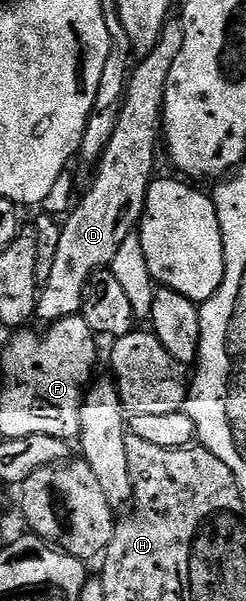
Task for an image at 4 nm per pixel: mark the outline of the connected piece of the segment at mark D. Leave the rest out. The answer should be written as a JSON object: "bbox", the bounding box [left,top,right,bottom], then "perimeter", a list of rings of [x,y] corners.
{"bbox":[36,21,184,325],"perimeter":[[[169,21],[164,24],[163,29],[160,30],[160,40],[154,49],[150,49],[150,53],[143,56],[139,60],[140,63],[131,68],[128,77],[128,87],[124,91],[124,101],[120,105],[120,116],[118,117],[118,125],[114,125],[114,137],[110,137],[110,145],[106,145],[104,152],[100,154],[99,163],[95,164],[94,171],[96,171],[96,180],[92,183],[92,188],[84,195],[84,200],[73,209],[68,215],[68,220],[63,220],[60,236],[58,237],[58,253],[54,253],[54,266],[50,269],[50,277],[39,288],[38,298],[36,300],[36,319],[41,324],[47,325],[49,323],[56,323],[62,317],[70,317],[71,315],[80,314],[80,306],[82,305],[82,289],[86,289],[86,281],[90,281],[90,277],[95,271],[103,271],[111,268],[114,261],[115,254],[118,253],[118,249],[122,248],[122,243],[134,235],[137,230],[140,218],[144,216],[144,206],[146,205],[146,197],[148,196],[148,187],[152,184],[154,178],[154,172],[152,170],[156,167],[156,143],[161,142],[162,131],[161,127],[164,122],[164,94],[166,93],[166,81],[170,77],[170,65],[174,65],[174,61],[178,58],[178,53],[182,53],[182,41],[184,40],[184,29],[179,22]]]}

